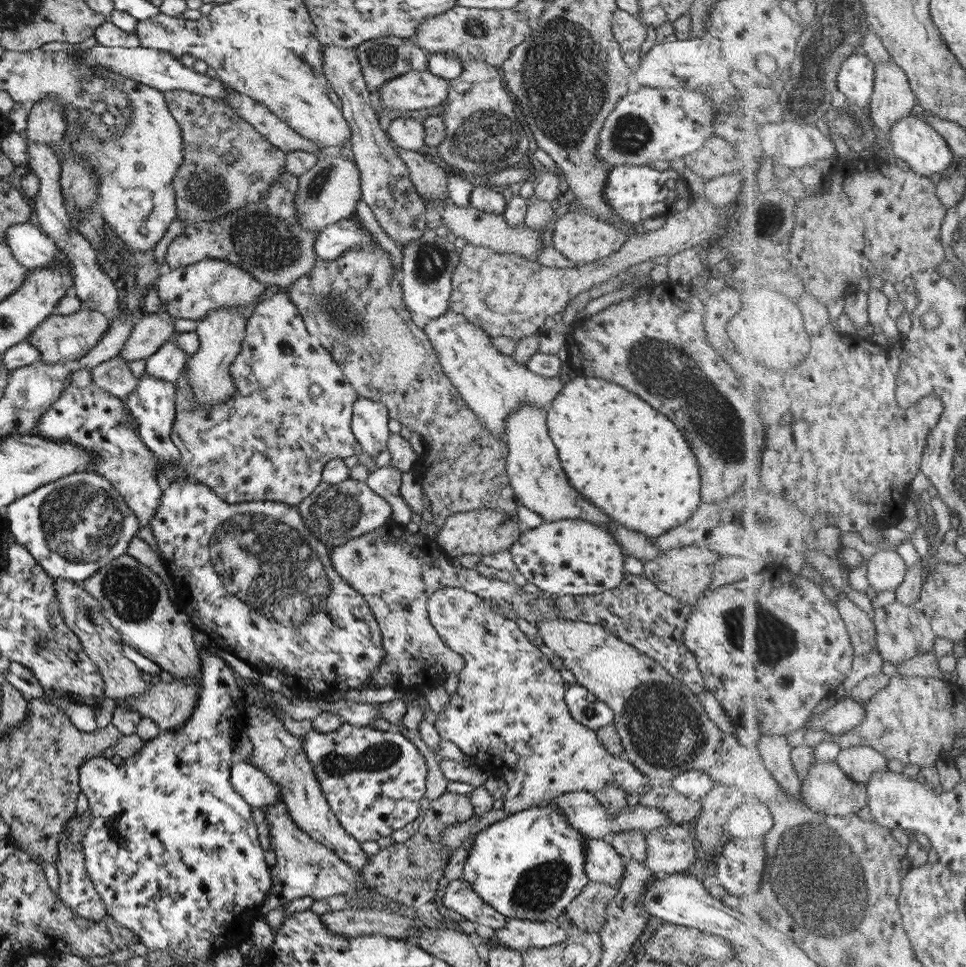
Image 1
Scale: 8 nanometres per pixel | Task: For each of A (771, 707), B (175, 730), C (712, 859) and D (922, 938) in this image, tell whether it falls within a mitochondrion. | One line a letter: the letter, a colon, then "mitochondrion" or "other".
A: other
B: other
C: other
D: other

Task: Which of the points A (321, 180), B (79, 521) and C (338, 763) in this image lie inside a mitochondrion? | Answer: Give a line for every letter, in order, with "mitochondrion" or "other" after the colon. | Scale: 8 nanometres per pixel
A: mitochondrion
B: mitochondrion
C: mitochondrion

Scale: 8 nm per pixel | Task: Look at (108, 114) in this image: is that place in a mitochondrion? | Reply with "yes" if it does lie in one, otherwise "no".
yes

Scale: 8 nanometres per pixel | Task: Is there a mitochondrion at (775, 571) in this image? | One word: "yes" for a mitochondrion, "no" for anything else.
no

